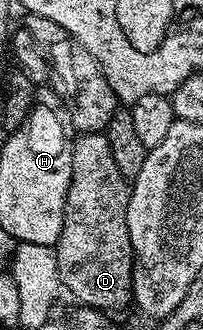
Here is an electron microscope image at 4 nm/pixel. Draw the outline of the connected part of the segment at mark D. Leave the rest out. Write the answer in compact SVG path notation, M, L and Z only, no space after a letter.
M84 132L74 141L72 178L64 206L64 226L54 249L61 287L79 301L79 305L95 310L122 308L132 300L134 286L134 251L128 234L128 202L131 181L120 174L112 158L112 146L105 132Z

